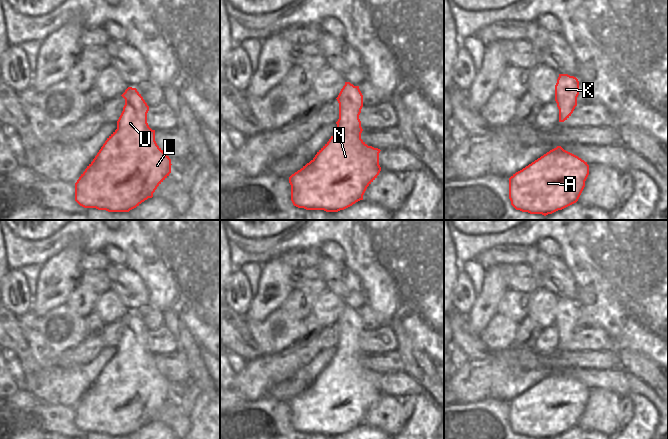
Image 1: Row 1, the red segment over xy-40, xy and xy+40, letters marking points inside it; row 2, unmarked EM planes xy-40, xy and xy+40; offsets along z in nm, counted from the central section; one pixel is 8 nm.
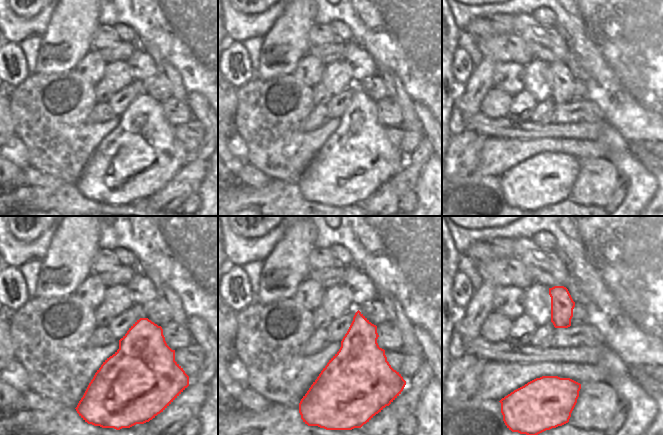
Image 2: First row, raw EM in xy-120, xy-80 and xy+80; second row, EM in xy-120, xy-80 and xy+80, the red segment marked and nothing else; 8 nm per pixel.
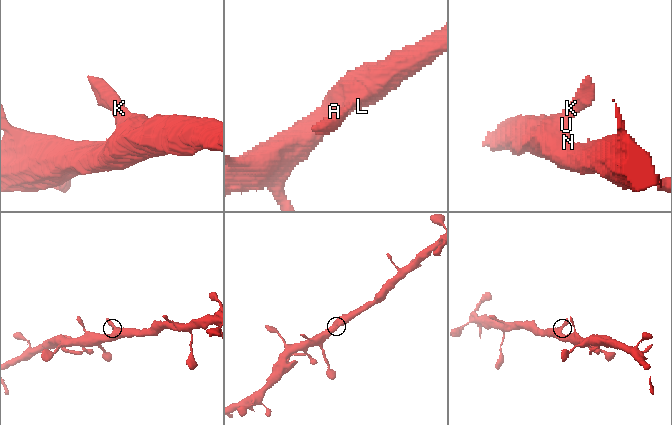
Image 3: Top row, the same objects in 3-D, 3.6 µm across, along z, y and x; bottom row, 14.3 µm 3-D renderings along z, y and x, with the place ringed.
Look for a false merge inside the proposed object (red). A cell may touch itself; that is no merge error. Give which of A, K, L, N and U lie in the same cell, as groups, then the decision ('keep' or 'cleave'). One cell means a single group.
A K L N U | keep

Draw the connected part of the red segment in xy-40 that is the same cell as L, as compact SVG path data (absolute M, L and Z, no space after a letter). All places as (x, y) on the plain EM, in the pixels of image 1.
M128 311L121 319L125 323L123 335L117 345L117 353L107 362L93 385L75 407L75 425L84 432L96 432L108 436L129 436L148 422L171 397L171 383L157 369L155 354L147 347L149 330L136 312Z

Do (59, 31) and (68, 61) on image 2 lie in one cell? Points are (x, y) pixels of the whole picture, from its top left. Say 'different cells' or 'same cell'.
same cell

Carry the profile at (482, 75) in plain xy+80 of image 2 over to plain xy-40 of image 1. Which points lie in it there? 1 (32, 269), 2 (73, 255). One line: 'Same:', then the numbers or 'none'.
Same: 2

